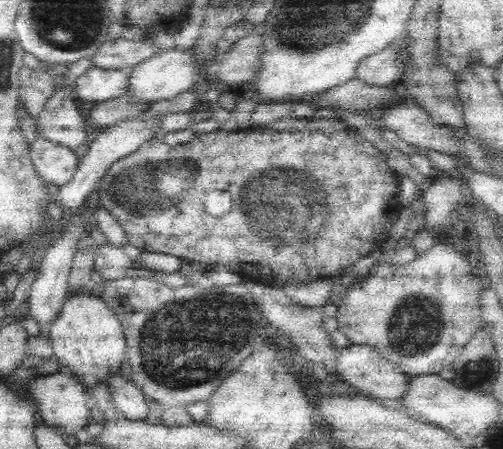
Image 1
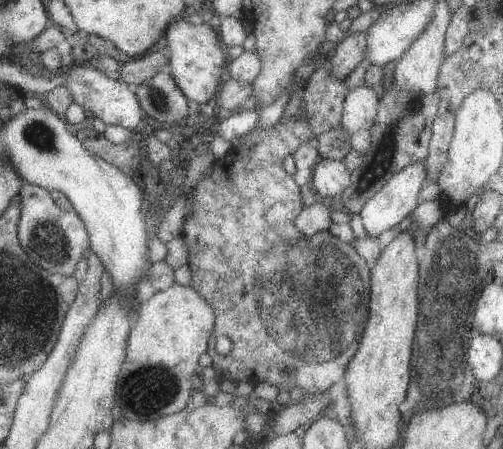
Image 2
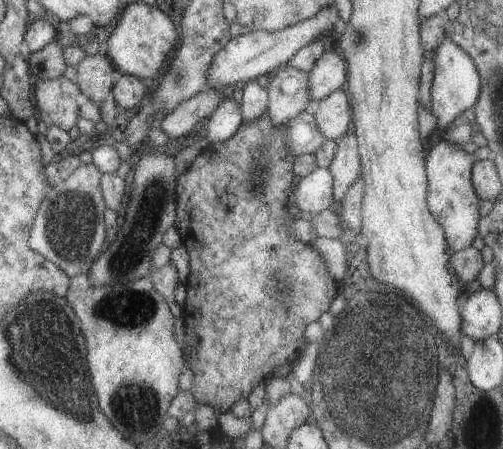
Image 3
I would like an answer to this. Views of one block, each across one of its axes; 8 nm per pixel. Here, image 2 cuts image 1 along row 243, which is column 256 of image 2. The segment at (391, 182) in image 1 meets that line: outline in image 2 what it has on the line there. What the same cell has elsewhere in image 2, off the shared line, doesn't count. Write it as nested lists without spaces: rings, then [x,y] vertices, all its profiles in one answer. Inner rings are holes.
[[[301,110],[291,118],[283,112],[271,128],[257,126],[253,132],[235,140],[231,150],[223,158],[213,160],[211,170],[193,186],[191,194],[187,194],[191,210],[183,222],[181,234],[187,246],[185,266],[191,270],[189,286],[215,312],[209,356],[213,358],[211,368],[215,370],[213,380],[217,384],[223,380],[233,384],[251,382],[253,386],[257,382],[267,382],[287,394],[293,388],[299,388],[303,396],[323,394],[343,378],[357,348],[359,334],[363,334],[363,324],[367,322],[369,272],[373,264],[359,258],[353,246],[345,244],[329,230],[307,236],[293,226],[295,216],[305,206],[299,186],[283,168],[283,160],[313,138],[315,134]],[[221,334],[231,340],[231,350],[225,356],[219,356],[213,350],[215,338]]]

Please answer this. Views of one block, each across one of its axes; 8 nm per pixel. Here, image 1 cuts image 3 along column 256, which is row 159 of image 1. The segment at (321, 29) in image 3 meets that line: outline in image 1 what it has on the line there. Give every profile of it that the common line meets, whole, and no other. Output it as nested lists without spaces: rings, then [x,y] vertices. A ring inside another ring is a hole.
[[[36,138],[36,142],[30,144],[30,158],[38,176],[54,190],[66,186],[78,170],[78,156],[74,150],[44,138]]]

